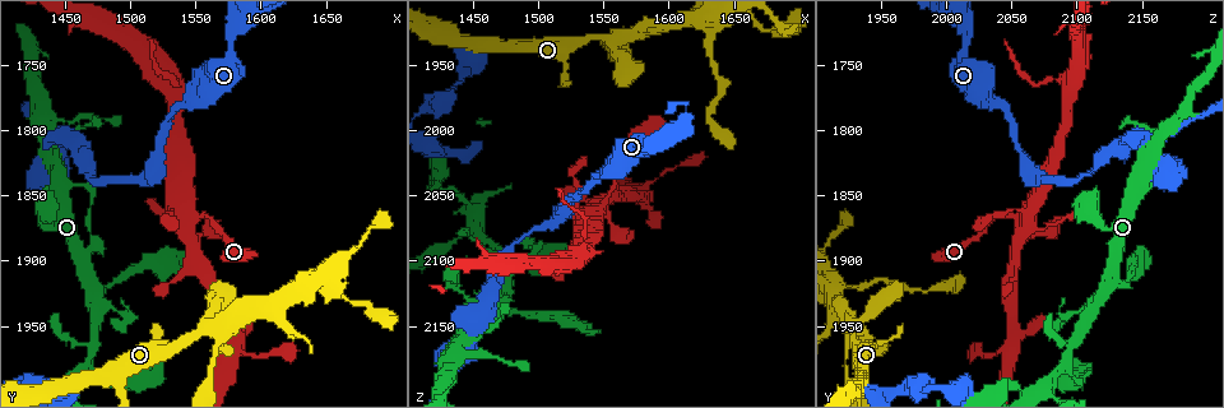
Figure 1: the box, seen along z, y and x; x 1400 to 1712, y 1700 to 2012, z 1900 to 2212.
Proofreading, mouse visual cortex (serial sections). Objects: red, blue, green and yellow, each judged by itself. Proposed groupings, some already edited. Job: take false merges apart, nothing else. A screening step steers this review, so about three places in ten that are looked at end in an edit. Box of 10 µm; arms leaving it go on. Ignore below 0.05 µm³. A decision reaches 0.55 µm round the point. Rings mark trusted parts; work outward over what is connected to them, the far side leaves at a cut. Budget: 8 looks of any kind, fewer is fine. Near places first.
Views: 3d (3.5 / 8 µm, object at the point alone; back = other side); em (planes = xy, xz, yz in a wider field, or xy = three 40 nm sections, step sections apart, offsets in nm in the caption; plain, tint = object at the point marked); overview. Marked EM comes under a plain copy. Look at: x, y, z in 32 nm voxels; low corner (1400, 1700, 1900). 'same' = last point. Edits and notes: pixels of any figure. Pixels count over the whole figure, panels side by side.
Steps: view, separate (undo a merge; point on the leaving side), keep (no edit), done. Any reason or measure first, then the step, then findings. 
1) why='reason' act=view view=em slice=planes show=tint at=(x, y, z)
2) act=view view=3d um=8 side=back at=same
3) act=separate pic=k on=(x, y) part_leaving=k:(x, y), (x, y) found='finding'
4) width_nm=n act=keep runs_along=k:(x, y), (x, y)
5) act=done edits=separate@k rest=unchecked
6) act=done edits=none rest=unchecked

why='sharp bend' act=view view=3d um=3.5 at=(1426, 1788, 2192)

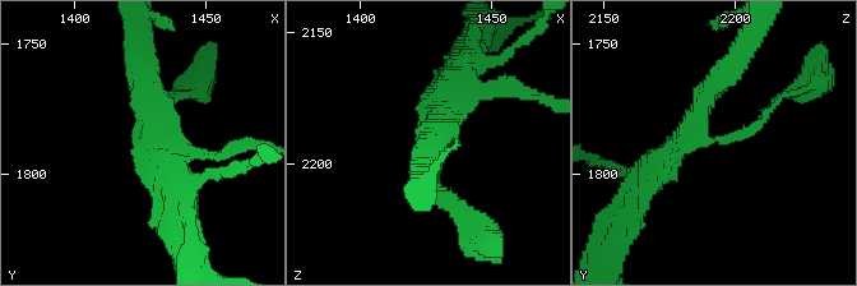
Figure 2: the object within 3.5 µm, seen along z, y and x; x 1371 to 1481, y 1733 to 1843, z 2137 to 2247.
why='need the tissue' act=view view=em slice=planes show=tint at=(1428, 1787, 2192)

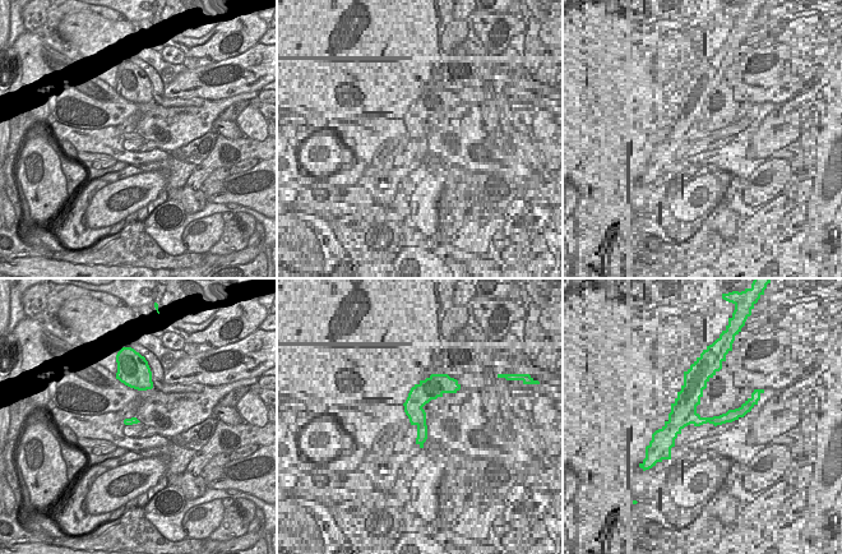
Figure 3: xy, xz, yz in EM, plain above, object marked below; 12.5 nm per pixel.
why='another direction' act=view view=em slice=xy step=3 show=tint at=same

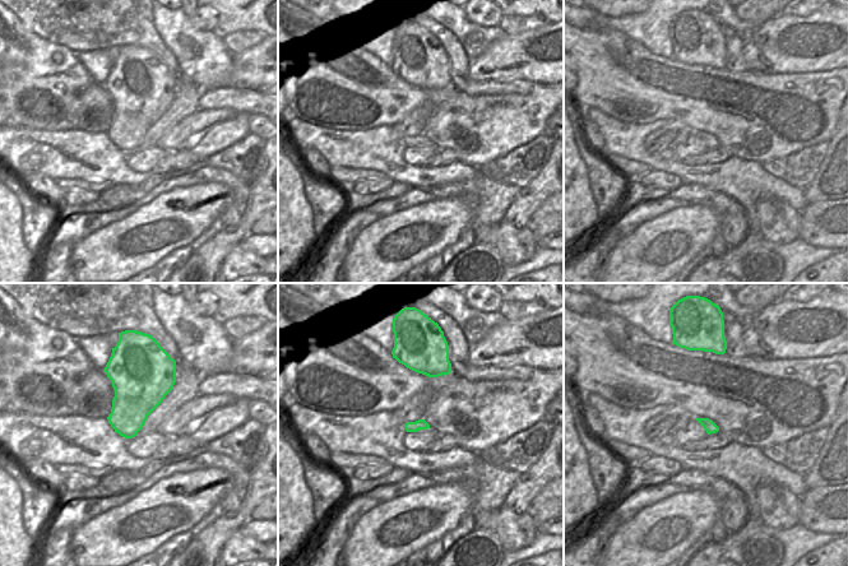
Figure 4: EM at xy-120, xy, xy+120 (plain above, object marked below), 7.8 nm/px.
act=keep runs_along=2:(654, 169), (688, 130), (736, 138), (765, 110) found='continuous, no second cell'

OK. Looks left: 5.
act=view view=3d um=3.5 at=(1546, 1868, 2058)

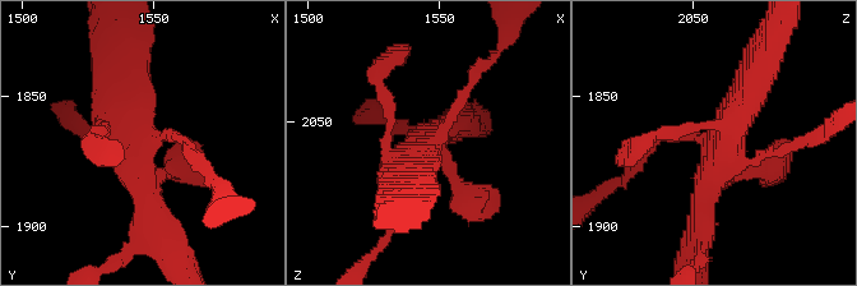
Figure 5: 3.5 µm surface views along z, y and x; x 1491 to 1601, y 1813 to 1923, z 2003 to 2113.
act=view view=em slice=xy step=3 show=tint at=(1546, 1867, 2059)

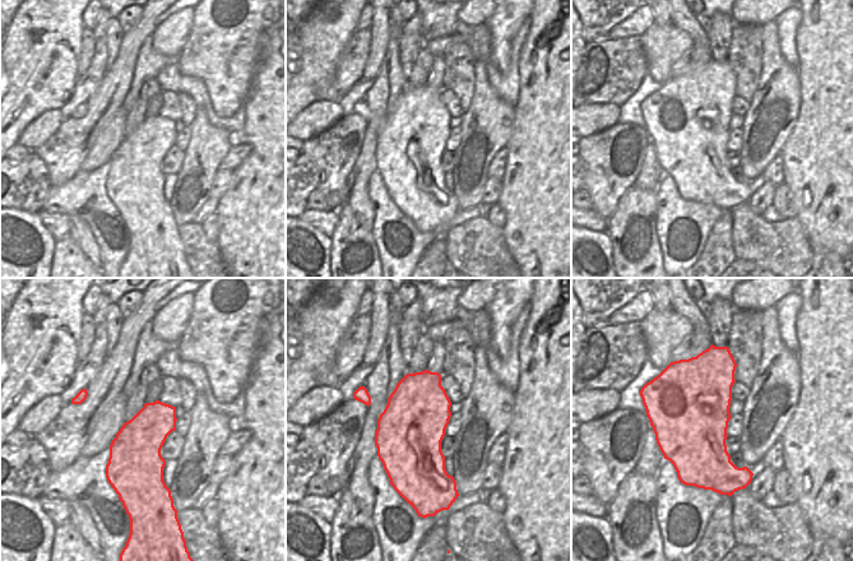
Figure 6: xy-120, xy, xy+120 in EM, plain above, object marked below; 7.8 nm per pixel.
act=view view=em slice=xy step=5 show=tint at=same

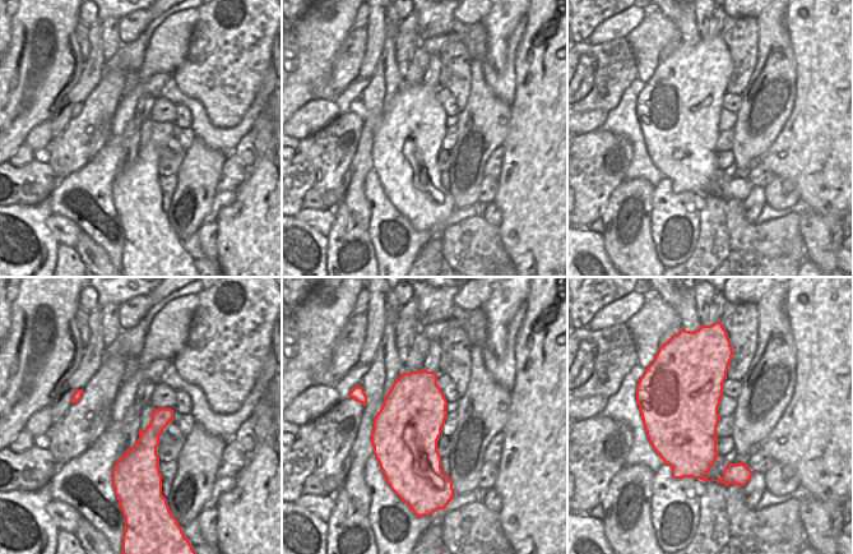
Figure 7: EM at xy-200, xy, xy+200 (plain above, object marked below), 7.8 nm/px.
act=keep runs_along=5:(472, 81), (406, 185) found='one cell here'

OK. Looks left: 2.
why='a fork' act=view view=3d um=3.5 at=(1468, 1972, 2092)

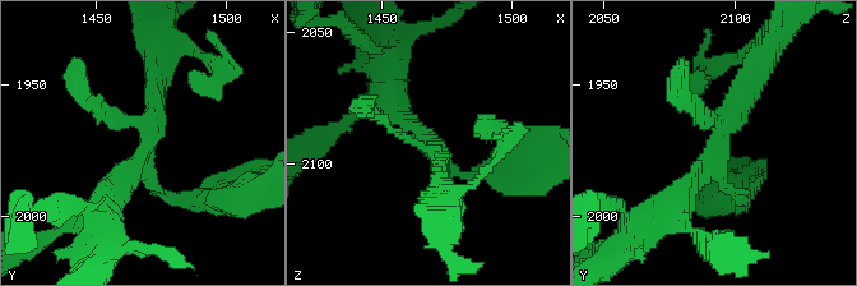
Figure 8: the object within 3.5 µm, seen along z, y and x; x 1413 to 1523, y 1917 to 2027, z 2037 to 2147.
why='shape alone is not enough' act=view view=em slice=xy step=3 show=tint at=(1469, 1974, 2091)

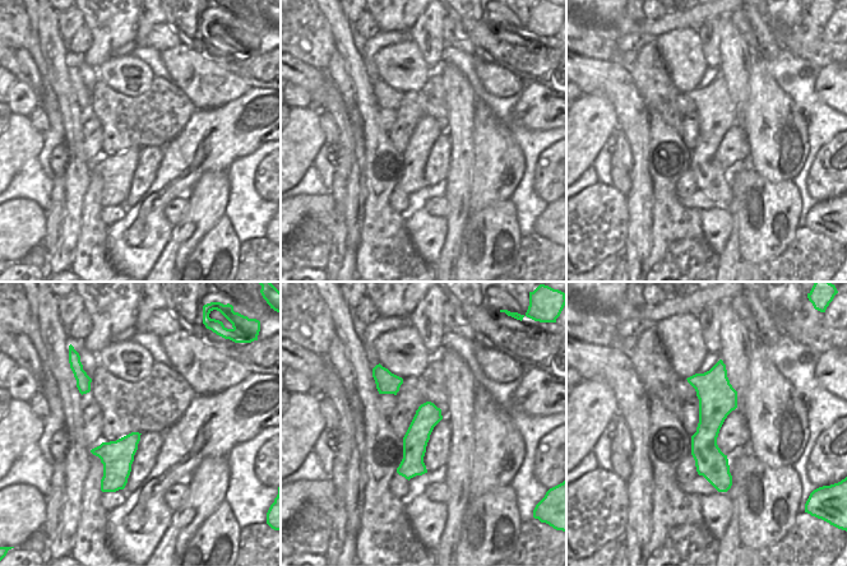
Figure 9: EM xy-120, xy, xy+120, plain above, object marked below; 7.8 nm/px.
act=keep runs_along=9:(720, 365), (709, 460), (723, 488) found='one cell here'

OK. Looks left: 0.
act=done edits=none rest=unchecked

